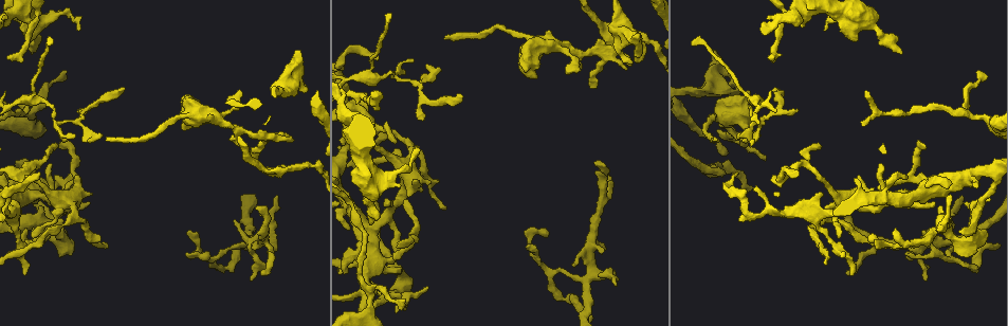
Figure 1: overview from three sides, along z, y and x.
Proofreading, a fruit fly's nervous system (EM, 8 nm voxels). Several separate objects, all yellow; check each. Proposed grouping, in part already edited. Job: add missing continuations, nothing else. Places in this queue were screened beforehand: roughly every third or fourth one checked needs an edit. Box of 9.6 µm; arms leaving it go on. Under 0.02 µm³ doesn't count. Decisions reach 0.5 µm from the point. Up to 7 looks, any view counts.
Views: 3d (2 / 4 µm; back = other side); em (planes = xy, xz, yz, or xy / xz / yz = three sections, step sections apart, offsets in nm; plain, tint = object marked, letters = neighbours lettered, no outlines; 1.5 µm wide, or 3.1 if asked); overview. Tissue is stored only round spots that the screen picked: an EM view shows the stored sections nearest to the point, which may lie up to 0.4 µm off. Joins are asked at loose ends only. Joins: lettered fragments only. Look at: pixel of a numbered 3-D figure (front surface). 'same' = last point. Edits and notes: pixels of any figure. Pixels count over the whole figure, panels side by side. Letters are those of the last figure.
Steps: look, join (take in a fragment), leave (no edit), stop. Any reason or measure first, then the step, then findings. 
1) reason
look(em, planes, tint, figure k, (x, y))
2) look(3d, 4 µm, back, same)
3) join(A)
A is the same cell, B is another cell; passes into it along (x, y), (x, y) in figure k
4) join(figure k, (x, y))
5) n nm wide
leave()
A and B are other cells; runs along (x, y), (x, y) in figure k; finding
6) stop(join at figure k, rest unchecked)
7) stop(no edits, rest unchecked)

thin end
look(em, yz, step 4, tint, figure 1, (980, 72))

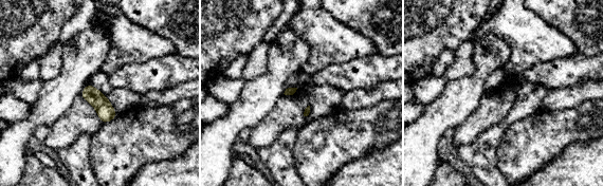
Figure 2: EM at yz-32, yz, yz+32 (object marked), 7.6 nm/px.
look(em, planes, tint, same)

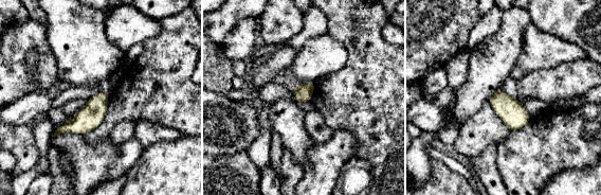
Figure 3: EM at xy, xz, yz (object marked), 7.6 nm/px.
what lies round it
look(em, planes, letters, same)

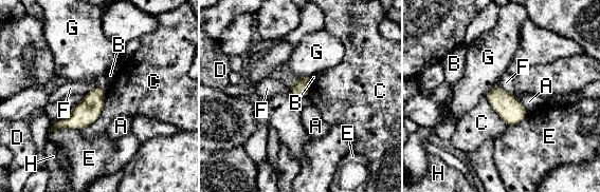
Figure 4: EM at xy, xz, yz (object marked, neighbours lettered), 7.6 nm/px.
leave()
A, B, C, D, E, F, G and H are other cells; border along (288, 83), (294, 97), (308, 95) in figure 4; no lettered fragment goes on from it

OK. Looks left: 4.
free end
look(em, xz, step 4, tint, figure 1, (372, 223))

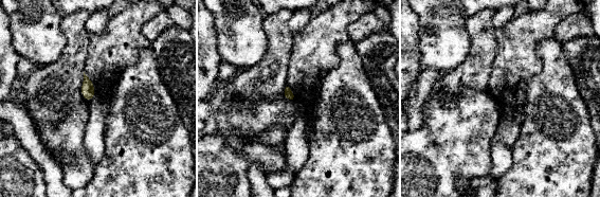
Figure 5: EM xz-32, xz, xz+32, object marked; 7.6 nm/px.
another direction
look(em, planes, letters, same)

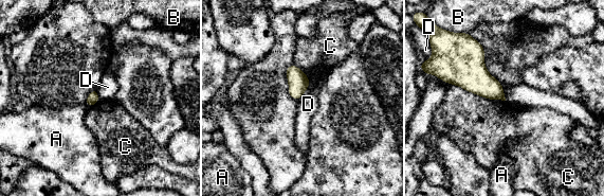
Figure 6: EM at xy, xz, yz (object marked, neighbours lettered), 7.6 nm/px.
leave()
A, B, C and D are other cells; no lettered fragment goes on from it

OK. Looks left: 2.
free end
look(em, planes, letters, figure 1, (772, 91))

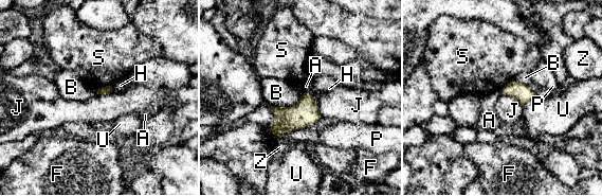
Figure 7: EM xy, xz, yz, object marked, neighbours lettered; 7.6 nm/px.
leave()
A, B, F, H, J, P, S, U and Z are other cells; border along (307, 91), (315, 100), (323, 118) in figure 7; none of them fits

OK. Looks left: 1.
stop(no edits, rest unchecked)

